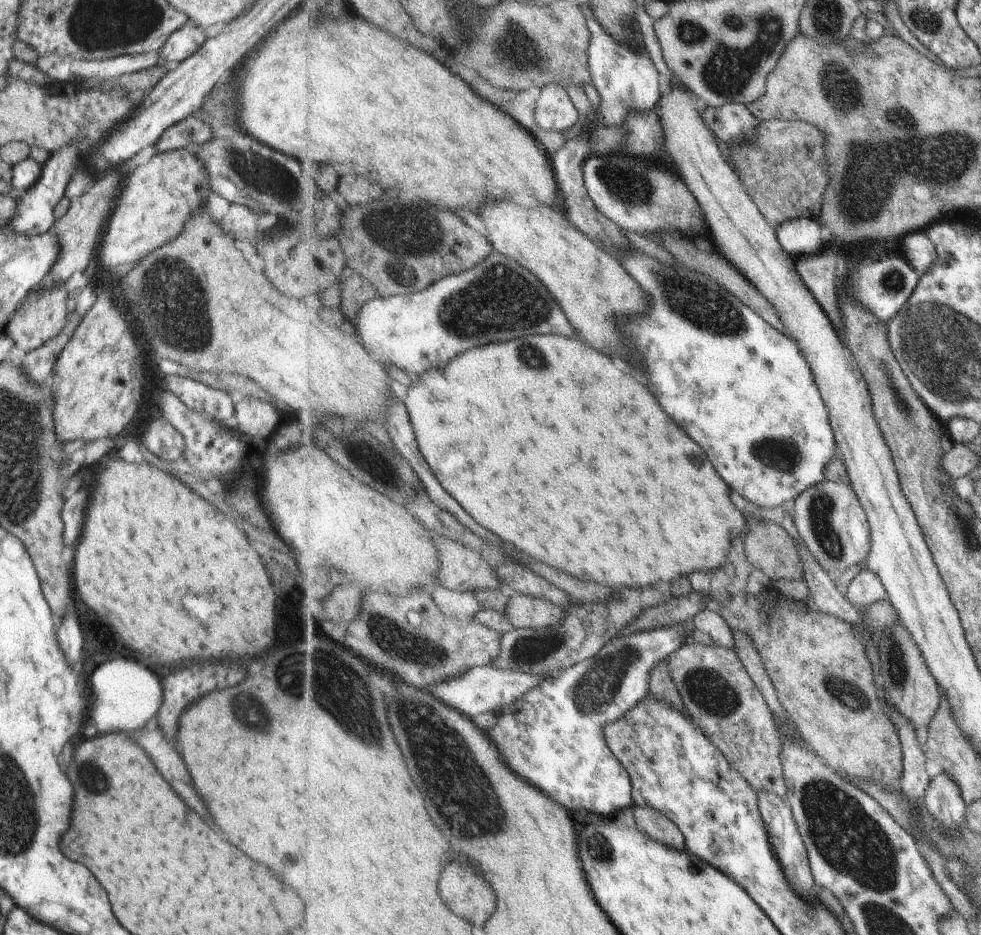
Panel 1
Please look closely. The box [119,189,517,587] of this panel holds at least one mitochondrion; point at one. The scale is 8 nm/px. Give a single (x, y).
(173, 279)

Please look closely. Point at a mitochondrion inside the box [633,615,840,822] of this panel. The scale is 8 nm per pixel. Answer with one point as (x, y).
(714, 695)

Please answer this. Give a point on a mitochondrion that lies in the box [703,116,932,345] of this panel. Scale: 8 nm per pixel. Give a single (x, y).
(893, 280)

